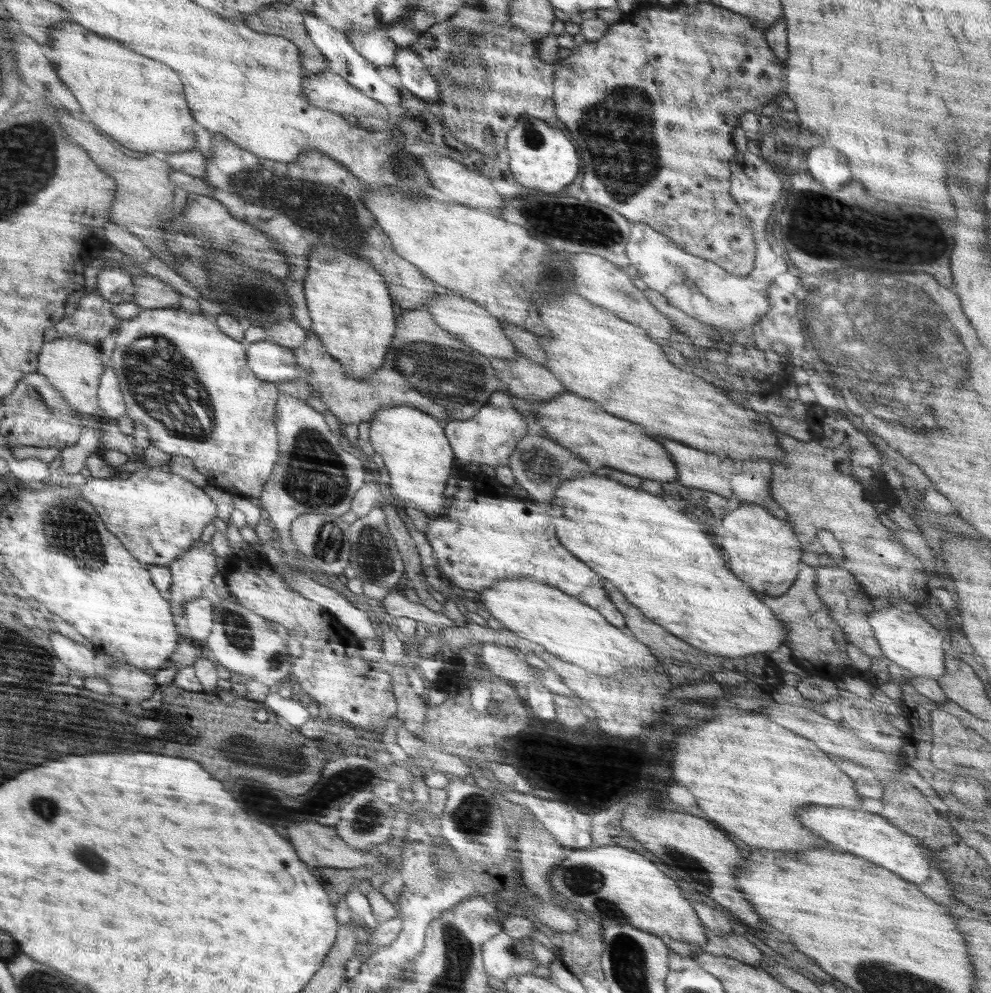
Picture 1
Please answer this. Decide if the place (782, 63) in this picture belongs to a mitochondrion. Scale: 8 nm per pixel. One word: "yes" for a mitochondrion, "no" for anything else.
no

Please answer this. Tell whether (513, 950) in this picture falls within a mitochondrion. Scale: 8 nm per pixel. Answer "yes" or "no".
yes

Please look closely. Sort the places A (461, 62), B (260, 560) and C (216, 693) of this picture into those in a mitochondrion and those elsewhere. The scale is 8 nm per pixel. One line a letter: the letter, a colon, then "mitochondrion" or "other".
A: mitochondrion
B: other
C: other

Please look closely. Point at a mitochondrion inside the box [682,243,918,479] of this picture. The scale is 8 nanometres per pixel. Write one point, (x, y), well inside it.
(799, 337)

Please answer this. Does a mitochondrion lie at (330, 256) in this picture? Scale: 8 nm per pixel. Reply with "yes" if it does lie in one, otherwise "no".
yes

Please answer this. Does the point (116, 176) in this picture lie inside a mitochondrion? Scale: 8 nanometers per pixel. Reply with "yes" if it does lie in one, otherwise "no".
no

